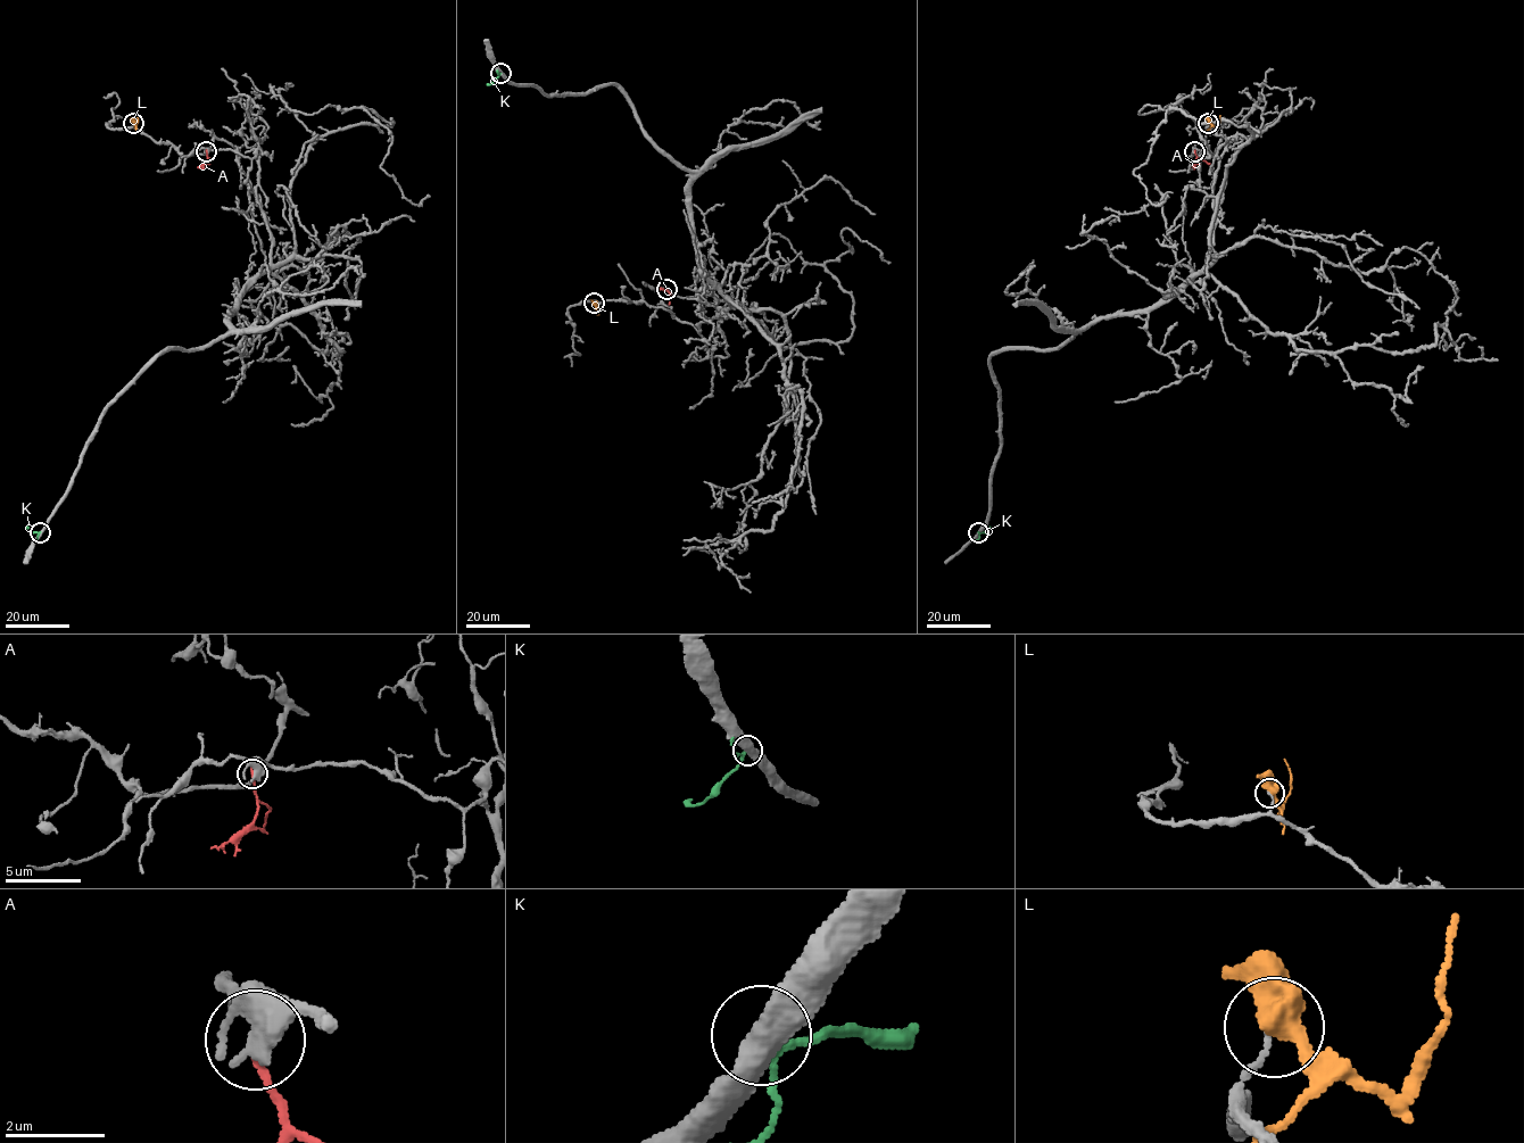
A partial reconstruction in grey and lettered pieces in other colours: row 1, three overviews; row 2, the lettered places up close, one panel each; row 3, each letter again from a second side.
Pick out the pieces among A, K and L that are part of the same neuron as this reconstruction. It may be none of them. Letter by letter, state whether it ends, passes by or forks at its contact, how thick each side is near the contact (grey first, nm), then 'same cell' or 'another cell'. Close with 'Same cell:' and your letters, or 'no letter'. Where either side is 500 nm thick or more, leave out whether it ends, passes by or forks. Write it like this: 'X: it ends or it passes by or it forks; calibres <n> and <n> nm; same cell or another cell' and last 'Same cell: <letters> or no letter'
A: it ends; calibres 380 and 170 nm; another cell
K: calibres 500 and 160 nm; another cell
L: calibres 120 and 500 nm; another cell
Same cell: no letter

